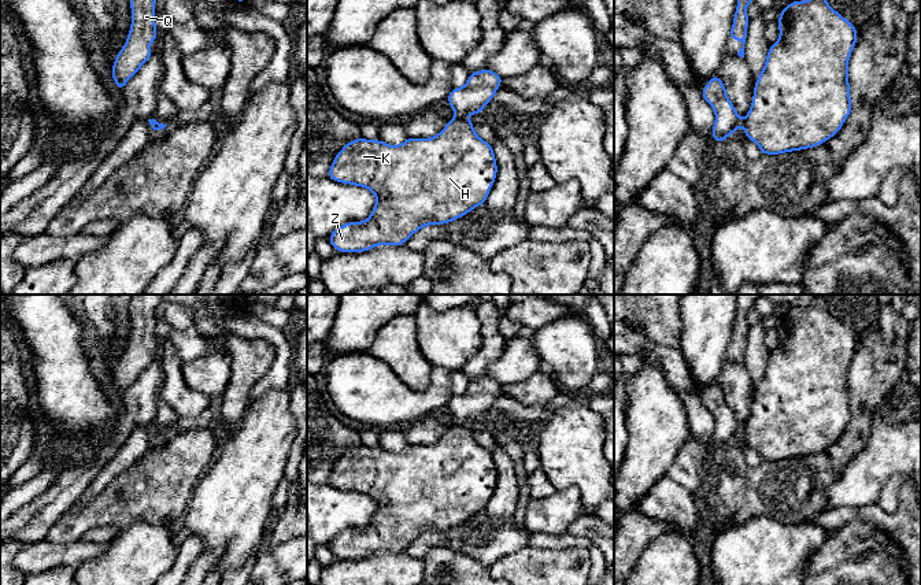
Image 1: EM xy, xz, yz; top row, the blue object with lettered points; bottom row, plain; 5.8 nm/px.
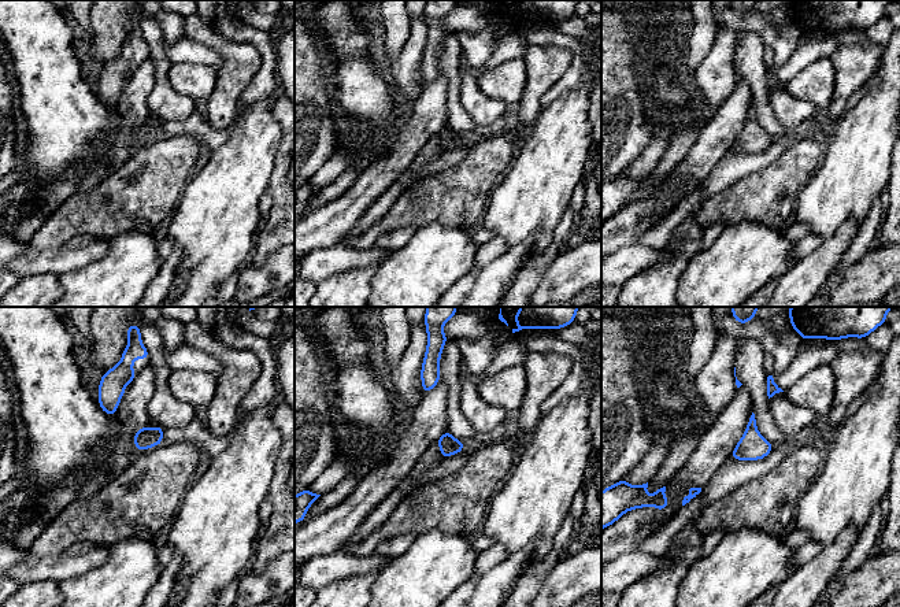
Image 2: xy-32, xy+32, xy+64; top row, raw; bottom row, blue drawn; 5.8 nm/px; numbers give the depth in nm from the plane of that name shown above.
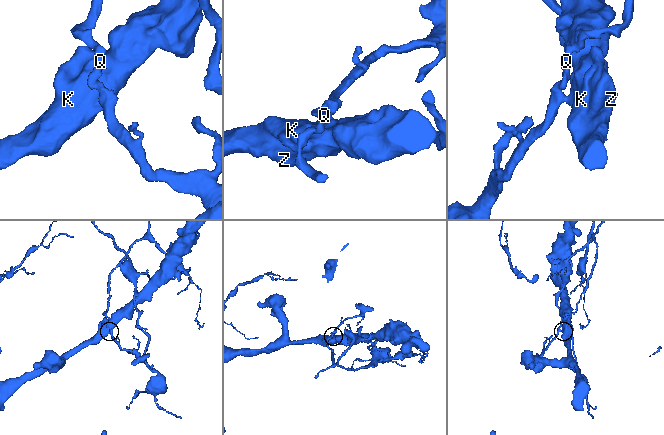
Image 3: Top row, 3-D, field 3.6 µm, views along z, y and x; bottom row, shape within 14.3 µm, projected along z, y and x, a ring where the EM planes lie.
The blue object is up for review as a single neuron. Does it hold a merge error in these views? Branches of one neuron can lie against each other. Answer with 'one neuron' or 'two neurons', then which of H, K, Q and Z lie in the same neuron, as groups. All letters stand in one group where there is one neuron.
two neurons | H K Z / Q

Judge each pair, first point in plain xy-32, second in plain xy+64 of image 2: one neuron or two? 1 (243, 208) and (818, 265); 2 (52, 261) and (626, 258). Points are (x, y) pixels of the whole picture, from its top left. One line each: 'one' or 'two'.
1: two
2: one

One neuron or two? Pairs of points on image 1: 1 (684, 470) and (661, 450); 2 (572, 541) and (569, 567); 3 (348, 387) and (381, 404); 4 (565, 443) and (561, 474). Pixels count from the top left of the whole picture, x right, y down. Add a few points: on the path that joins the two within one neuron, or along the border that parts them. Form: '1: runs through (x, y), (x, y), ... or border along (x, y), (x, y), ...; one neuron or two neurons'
1: border along (691, 434), (665, 474); two neurons
2: border along (537, 548), (584, 548), (587, 551); two neurons
3: runs through (357, 387), (362, 387), (373, 396); one neuron
4: runs through (565, 451), (565, 466); one neuron

